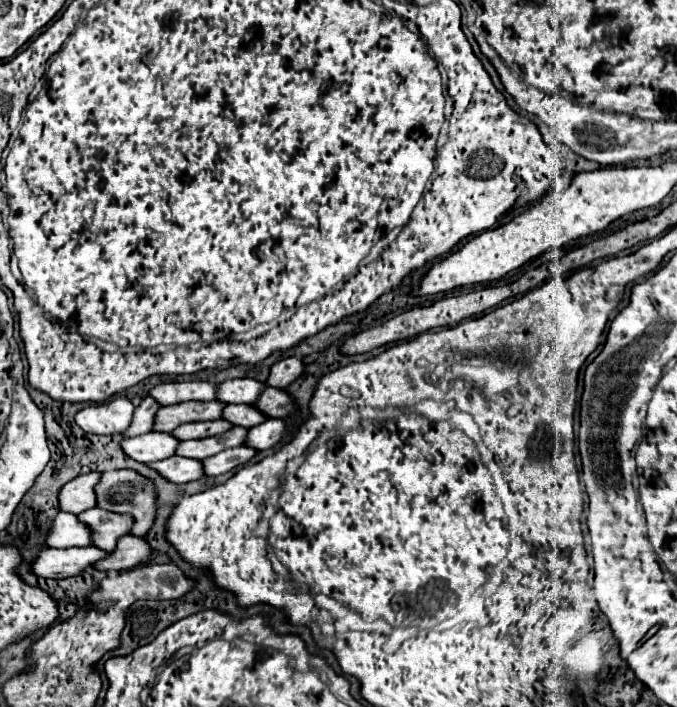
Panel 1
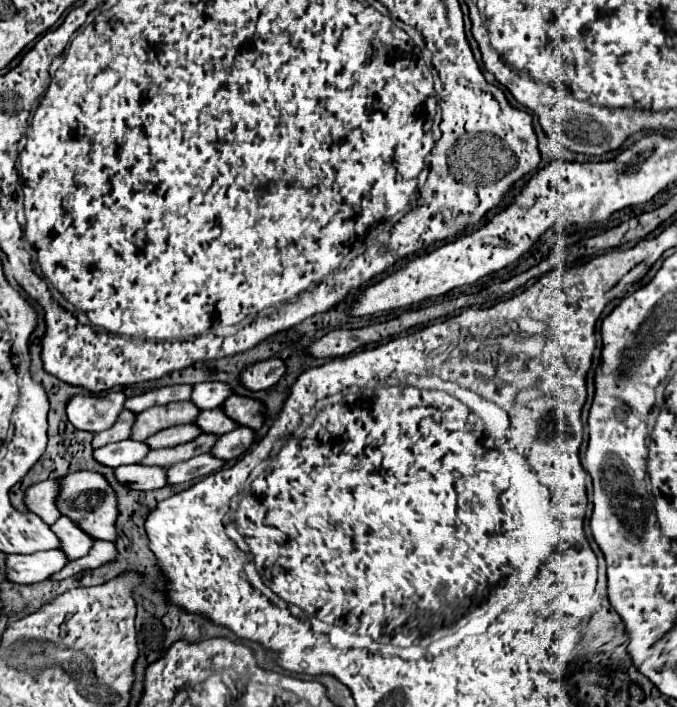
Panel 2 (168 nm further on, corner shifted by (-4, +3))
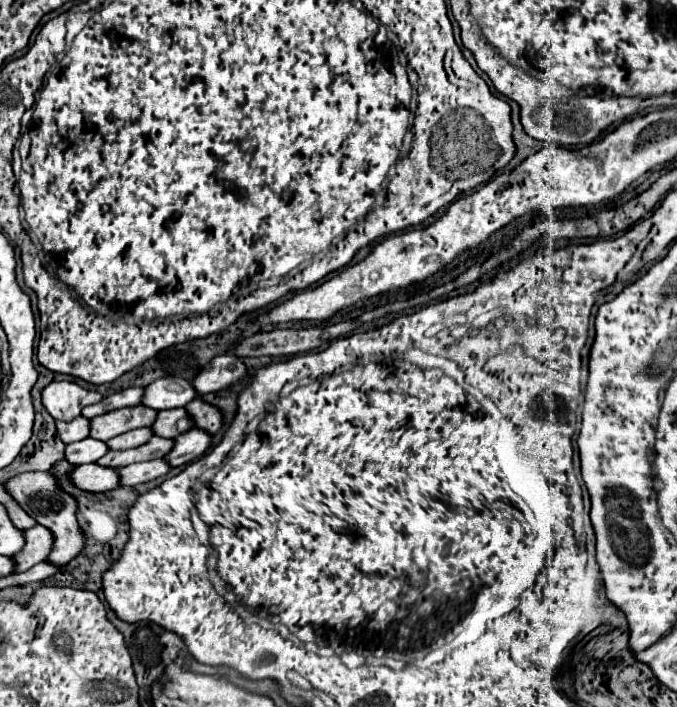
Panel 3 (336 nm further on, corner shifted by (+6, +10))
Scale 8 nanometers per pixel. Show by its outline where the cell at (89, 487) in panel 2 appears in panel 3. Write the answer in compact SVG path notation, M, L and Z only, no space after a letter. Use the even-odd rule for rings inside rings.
M24 472L24 474L18 474L18 476L10 478L4 484L4 488L20 504L20 508L24 508L26 514L30 514L38 524L52 530L52 536L56 538L56 542L52 546L52 554L48 554L48 558L46 558L48 564L62 566L62 564L70 562L74 556L78 556L82 552L84 534L82 534L82 530L76 522L76 502L74 502L72 496L68 496L66 492L62 492L56 486L56 478L50 476L50 472Z

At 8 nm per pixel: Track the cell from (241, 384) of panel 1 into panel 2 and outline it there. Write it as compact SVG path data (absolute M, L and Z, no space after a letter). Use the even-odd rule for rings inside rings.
M222 381L198 383L192 391L192 403L196 403L200 409L214 409L220 407L222 401L226 401L226 397L230 397L232 393L232 387Z

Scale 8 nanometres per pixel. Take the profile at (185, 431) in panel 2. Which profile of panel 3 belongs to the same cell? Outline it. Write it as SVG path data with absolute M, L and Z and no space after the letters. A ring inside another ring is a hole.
M136 428L132 432L120 434L116 438L110 438L106 442L106 446L110 446L110 450L128 450L128 448L136 448L142 446L142 442L148 442L152 438L152 430L150 428Z

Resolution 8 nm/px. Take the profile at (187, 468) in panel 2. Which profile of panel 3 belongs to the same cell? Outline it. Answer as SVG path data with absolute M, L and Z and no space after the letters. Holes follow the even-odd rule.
M152 460L152 462L138 462L130 466L116 468L120 474L120 486L138 486L148 480L156 480L160 476L166 476L172 468L164 460Z

